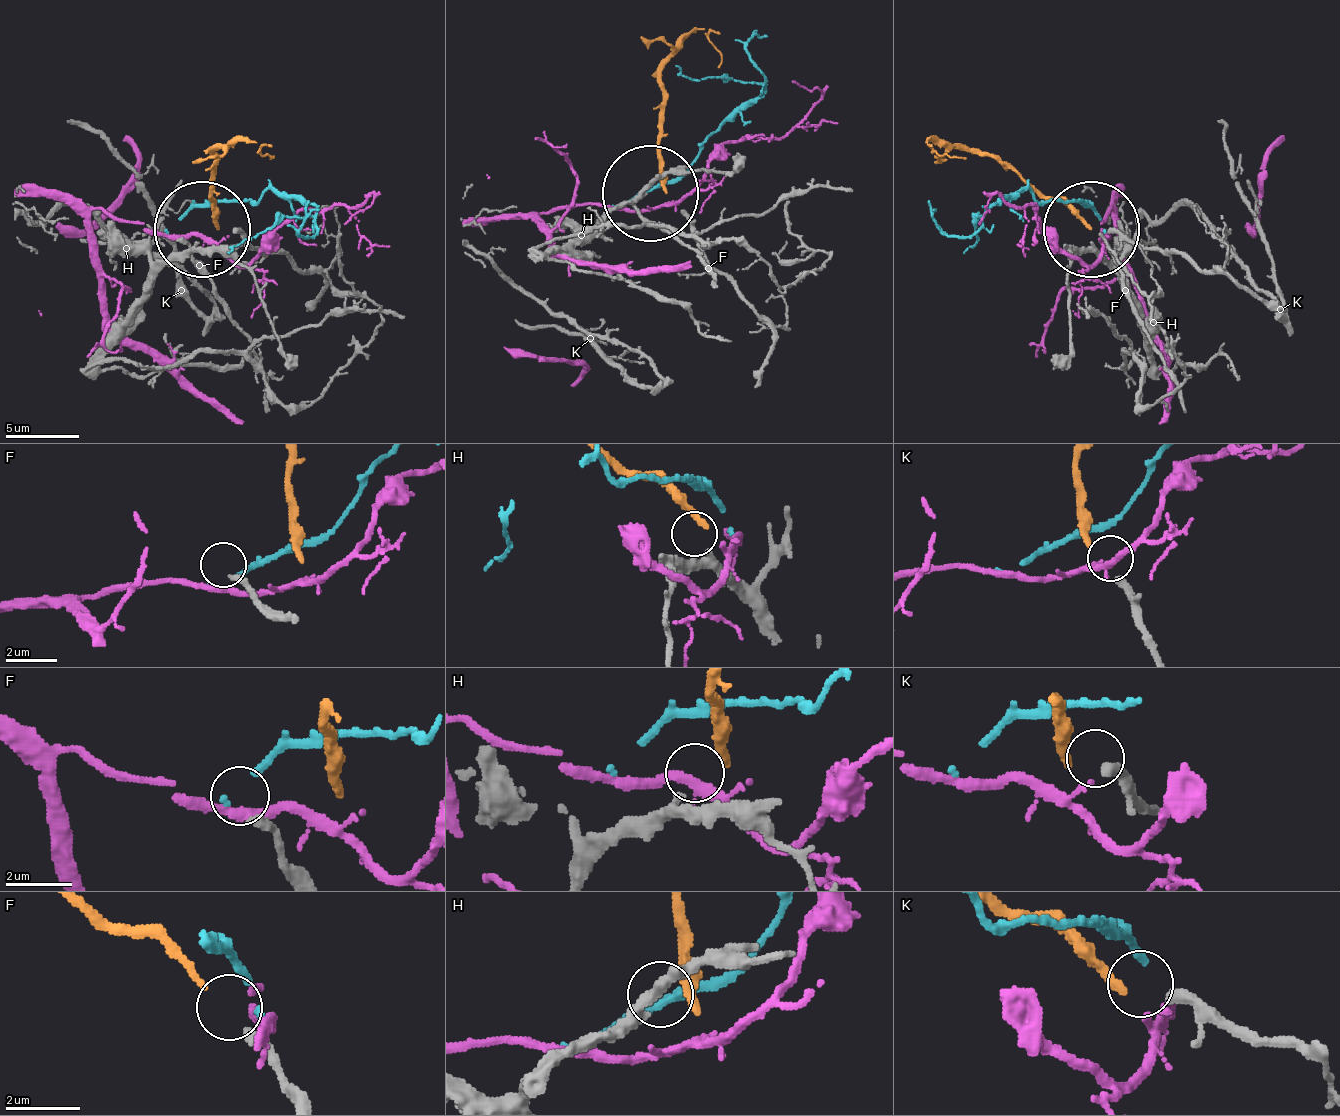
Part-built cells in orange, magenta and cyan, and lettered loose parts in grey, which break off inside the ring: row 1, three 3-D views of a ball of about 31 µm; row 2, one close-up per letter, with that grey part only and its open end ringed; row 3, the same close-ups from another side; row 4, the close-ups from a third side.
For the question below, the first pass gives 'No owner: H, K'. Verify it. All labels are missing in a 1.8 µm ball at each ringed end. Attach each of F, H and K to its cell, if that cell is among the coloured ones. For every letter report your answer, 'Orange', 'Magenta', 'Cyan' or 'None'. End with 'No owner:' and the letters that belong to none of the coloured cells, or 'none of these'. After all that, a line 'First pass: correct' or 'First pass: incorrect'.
F: None
H: None
K: Orange
No owner: F, H
First pass: incorrect

